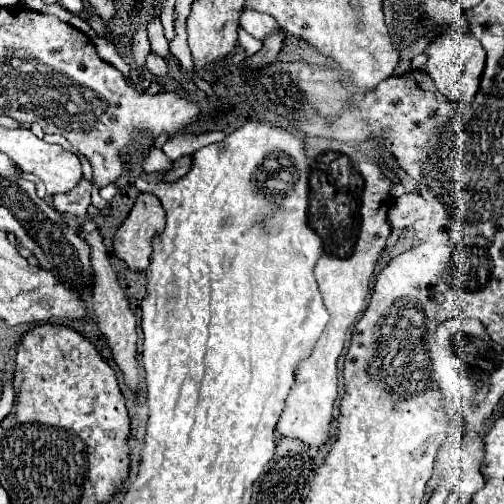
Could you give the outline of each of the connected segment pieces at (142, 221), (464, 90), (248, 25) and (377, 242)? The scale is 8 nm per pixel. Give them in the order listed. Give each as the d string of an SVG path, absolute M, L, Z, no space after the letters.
M139 193L127 221L115 233L115 255L135 271L147 269L153 253L153 237L163 225L165 213L159 199L153 193Z
M451 25L431 41L431 45L425 49L425 55L427 55L425 71L431 75L437 89L447 99L457 103L467 103L471 101L471 97L475 97L475 93L479 91L479 77L483 73L485 51L481 49L481 43L473 35L463 33L459 25Z
M243 11L241 13L241 27L257 39L263 39L265 35L279 29L277 21L271 15L257 13L257 11Z
M363 161L357 165L359 173L365 179L365 191L363 191L363 203L359 209L361 225L357 243L349 257L337 257L331 253L323 253L315 265L315 277L321 289L323 303L331 315L329 323L325 325L319 341L313 347L313 353L303 359L295 369L295 383L291 387L291 393L287 395L283 415L277 423L277 433L301 439L311 449L319 449L329 439L329 425L333 421L333 403L337 399L337 359L343 351L347 329L355 325L359 313L365 307L365 299L369 295L369 281L375 271L375 265L379 261L379 255L385 247L385 239L391 233L387 211L391 207L393 197L389 197L389 191L393 187L393 181L385 177L385 173L379 169L373 161Z

